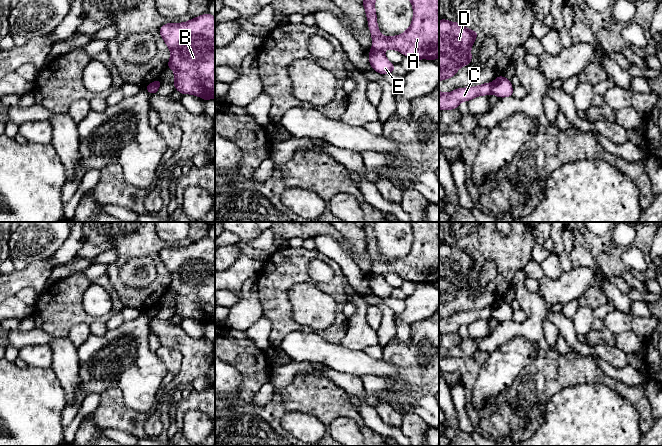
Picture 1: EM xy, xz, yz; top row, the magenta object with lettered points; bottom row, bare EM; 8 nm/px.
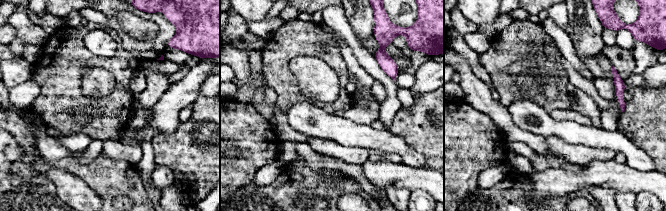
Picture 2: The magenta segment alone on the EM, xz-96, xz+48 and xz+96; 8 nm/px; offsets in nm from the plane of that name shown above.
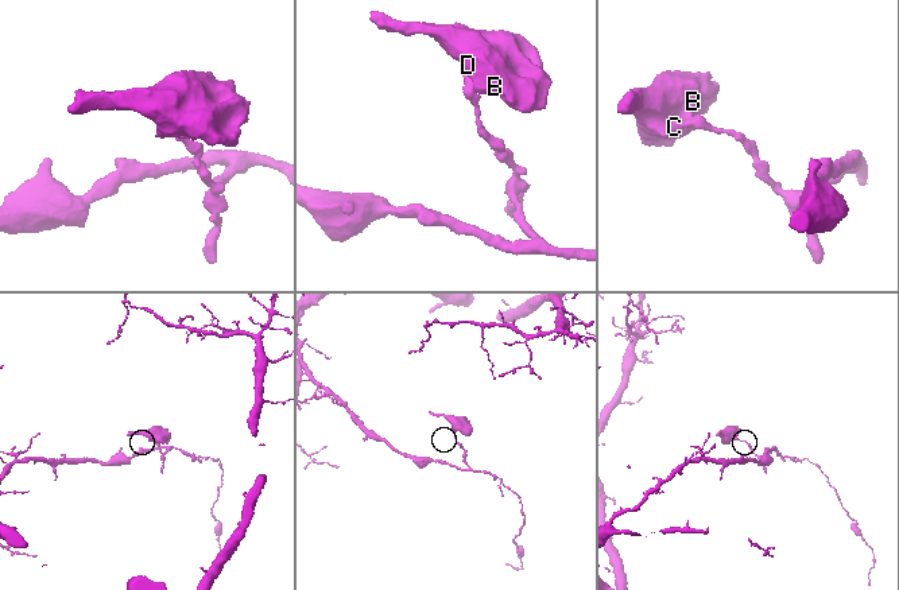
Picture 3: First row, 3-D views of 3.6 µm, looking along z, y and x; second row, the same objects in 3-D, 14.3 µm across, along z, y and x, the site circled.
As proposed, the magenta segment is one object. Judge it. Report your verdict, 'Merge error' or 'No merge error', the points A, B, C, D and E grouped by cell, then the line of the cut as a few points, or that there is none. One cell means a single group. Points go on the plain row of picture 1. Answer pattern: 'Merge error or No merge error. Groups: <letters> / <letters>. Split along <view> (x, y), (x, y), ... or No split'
Merge error. Groups: A B C D / E. Split along xz (372, 272), (382, 275)

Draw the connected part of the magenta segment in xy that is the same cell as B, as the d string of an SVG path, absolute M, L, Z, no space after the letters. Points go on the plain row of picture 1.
M206 237L184 247L166 247L159 258L170 273L167 292L174 294L174 310L182 319L192 318L204 324L215 322L215 241Z

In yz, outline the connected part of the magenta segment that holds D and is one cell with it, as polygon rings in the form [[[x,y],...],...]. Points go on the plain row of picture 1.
[[[444,242],[439,245],[439,306],[452,302],[472,284],[471,271],[478,256]]]

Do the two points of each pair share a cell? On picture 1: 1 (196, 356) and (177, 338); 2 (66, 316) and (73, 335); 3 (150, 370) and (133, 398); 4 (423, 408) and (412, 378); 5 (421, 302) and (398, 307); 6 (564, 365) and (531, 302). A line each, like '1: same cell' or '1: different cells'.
1: same cell
2: different cells
3: same cell
4: different cells
5: different cells
6: different cells

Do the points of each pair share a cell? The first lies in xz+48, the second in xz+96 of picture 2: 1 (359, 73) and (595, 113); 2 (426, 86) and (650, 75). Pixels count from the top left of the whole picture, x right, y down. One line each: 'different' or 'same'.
1: different
2: same

